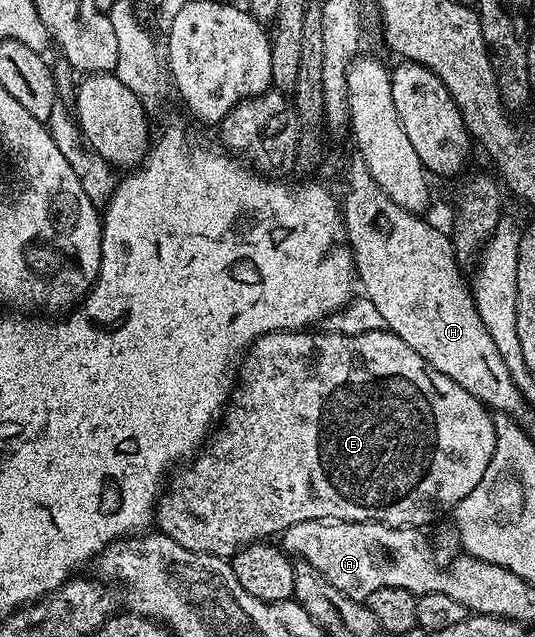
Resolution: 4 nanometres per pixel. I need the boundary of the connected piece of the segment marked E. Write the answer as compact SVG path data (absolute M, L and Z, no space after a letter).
M380 328L363 330L360 334L338 334L335 330L319 329L273 330L269 334L259 335L247 347L237 370L237 385L230 391L217 429L194 461L179 468L184 470L176 469L170 475L169 485L157 502L158 517L163 517L162 529L182 546L226 557L264 536L271 536L267 534L282 535L291 525L300 524L301 521L330 519L398 525L423 524L430 514L438 510L450 511L458 502L465 500L465 496L469 496L469 492L473 492L473 488L477 488L485 476L495 451L497 422L491 419L490 412L483 407L486 405L472 391L464 388L461 382L455 382L449 376L437 372L437 368L433 368L407 339L392 330Z

